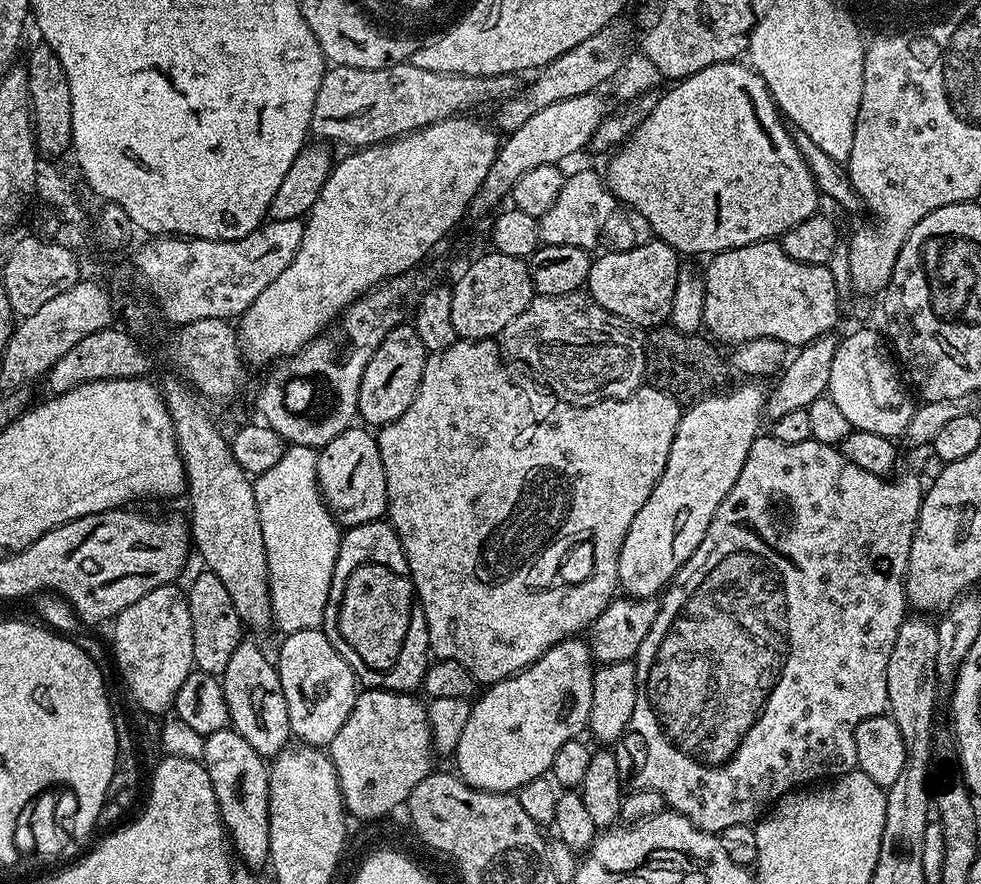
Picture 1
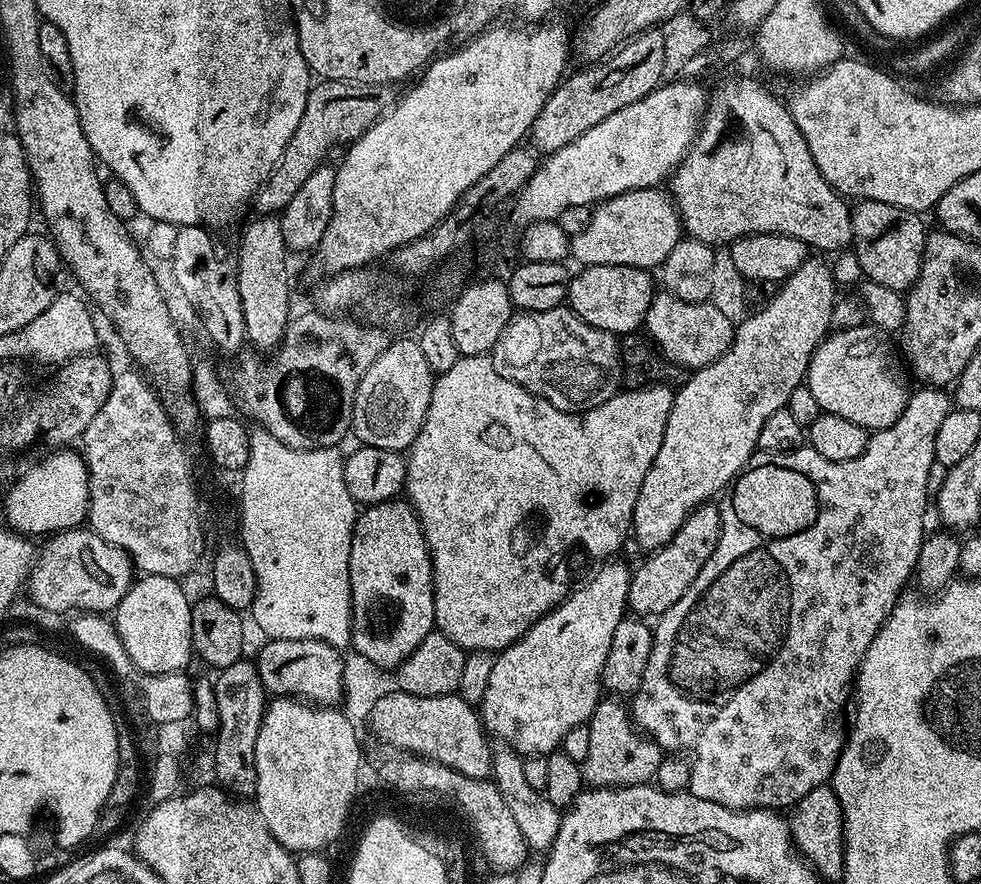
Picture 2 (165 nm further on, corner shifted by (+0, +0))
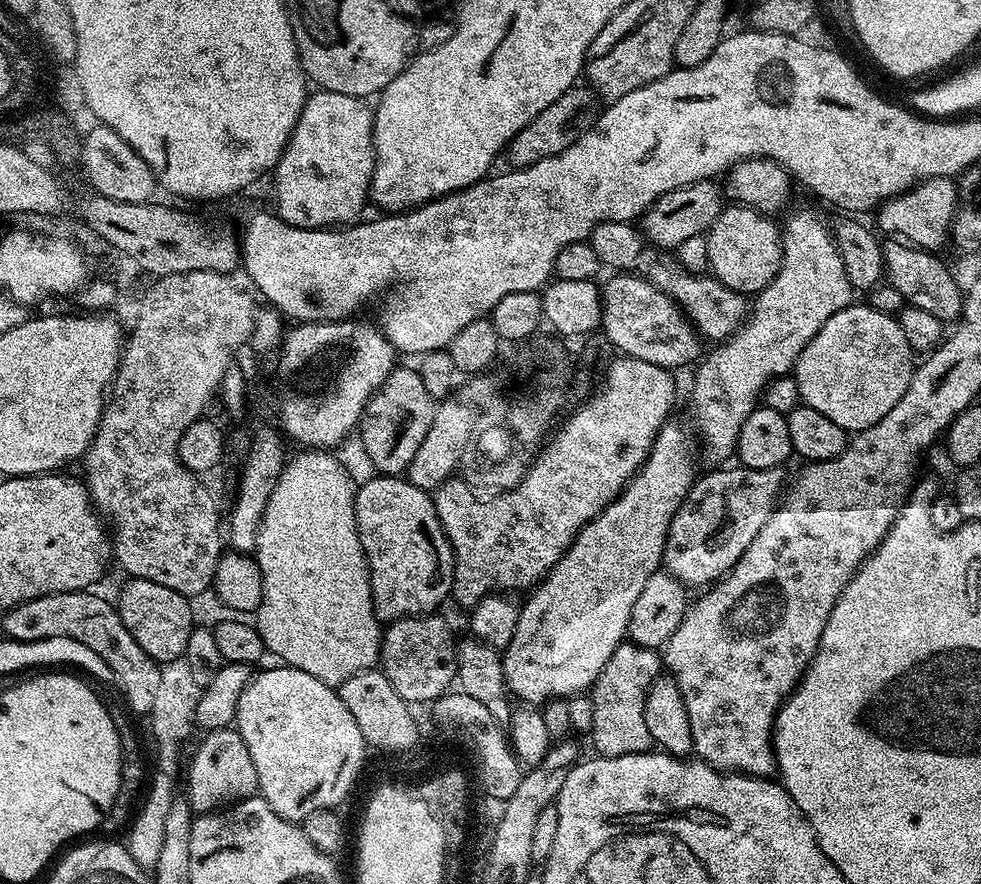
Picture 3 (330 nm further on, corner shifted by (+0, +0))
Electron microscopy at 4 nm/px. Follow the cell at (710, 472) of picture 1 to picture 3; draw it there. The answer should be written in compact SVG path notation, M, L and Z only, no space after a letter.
M808 208L798 209L782 224L780 245L782 258L778 274L765 288L755 293L748 318L740 325L740 329L727 340L719 341L713 347L716 349L699 361L700 369L692 380L692 420L696 423L694 432L702 445L703 459L705 456L712 466L727 461L724 459L735 453L742 422L746 422L746 418L750 418L750 414L758 407L764 387L774 378L789 375L795 369L802 350L806 350L810 338L814 338L814 334L818 334L818 330L822 330L822 326L826 326L834 314L849 307L854 300L854 290L846 278L833 229L824 225L818 213Z

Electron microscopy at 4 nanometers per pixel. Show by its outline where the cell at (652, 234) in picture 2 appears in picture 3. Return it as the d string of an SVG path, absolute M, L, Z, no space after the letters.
M715 179L699 180L659 196L638 220L645 241L661 250L674 250L686 238L705 235L726 204L725 193L716 183Z

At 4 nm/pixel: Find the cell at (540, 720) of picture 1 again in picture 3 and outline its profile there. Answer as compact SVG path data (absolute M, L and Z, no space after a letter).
M675 422L660 427L646 462L625 486L620 497L576 535L574 542L564 551L560 563L535 585L531 593L533 596L522 604L514 638L510 638L502 652L504 677L513 697L521 696L519 699L523 703L543 706L549 700L587 693L598 674L602 674L602 666L610 662L610 654L614 654L619 644L625 643L634 601L638 594L642 594L646 578L661 571L672 515L698 479L698 440L689 429L688 432Z

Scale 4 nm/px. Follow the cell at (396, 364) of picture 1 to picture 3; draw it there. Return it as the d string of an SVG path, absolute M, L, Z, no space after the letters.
M415 367L393 368L386 382L382 382L380 389L368 399L358 425L358 437L364 443L364 452L369 462L376 467L375 471L385 476L407 473L433 419L434 401L430 394L426 394L426 386L422 386L419 371Z

